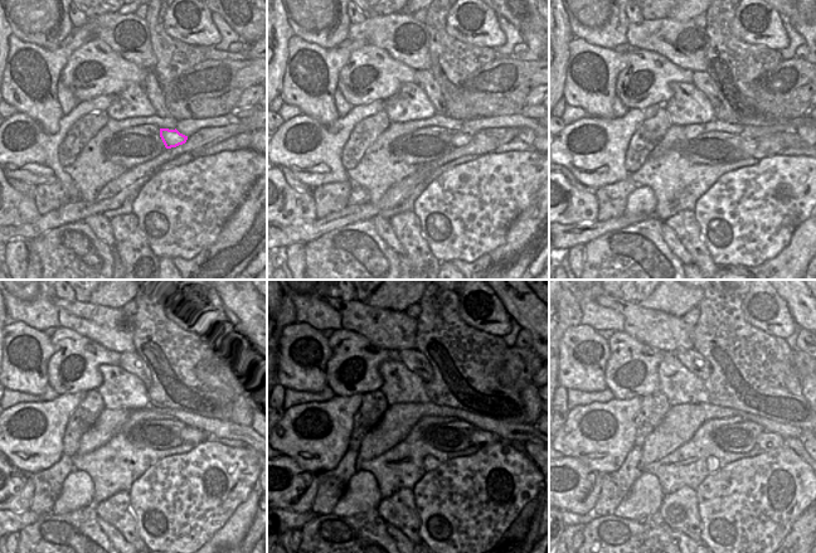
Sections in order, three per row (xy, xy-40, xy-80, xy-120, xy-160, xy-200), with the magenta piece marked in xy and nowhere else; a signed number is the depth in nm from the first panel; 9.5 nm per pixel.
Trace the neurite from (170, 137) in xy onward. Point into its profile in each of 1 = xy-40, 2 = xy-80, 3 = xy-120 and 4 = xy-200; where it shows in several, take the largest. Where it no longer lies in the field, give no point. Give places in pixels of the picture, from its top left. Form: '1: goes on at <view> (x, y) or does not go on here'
1: goes on at xy-40 (457, 139)
2: goes on at xy-80 (748, 146)
3: goes on at xy-120 (189, 433)
4: goes on at xy-200 (766, 441)

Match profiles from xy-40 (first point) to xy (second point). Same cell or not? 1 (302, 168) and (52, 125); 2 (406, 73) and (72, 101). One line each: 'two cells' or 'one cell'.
1: two cells
2: two cells

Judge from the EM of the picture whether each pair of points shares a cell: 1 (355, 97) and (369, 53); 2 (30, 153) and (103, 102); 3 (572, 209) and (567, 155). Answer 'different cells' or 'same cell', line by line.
1: same cell
2: same cell
3: different cells

